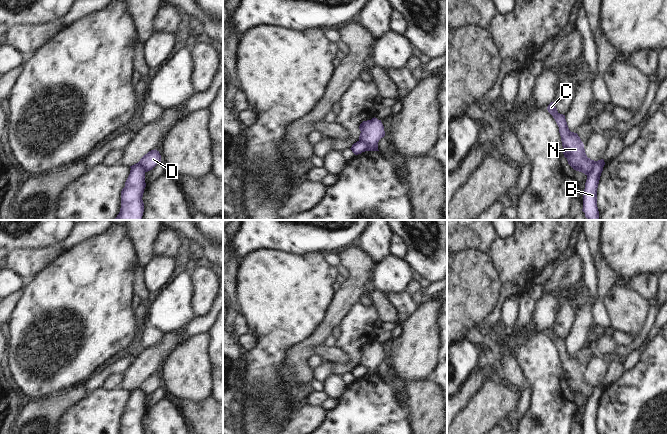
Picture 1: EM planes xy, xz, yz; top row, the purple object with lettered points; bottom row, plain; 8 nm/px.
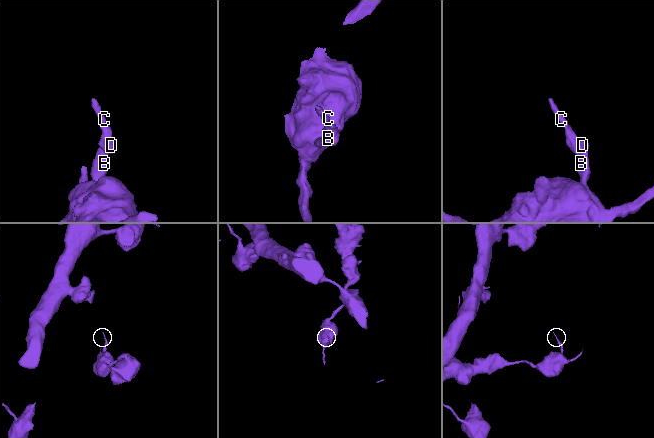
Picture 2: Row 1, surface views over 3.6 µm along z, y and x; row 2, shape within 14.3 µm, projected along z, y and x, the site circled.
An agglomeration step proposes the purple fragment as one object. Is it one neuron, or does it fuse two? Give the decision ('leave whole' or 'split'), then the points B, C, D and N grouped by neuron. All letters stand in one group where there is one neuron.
split; groups B / C D N

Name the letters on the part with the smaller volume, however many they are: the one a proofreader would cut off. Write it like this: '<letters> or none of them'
C, D, N

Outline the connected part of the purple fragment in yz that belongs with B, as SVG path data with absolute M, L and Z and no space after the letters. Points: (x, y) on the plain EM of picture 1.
M604 387L595 388L594 394L587 400L585 413L583 415L582 434L598 434L597 412L604 389Z

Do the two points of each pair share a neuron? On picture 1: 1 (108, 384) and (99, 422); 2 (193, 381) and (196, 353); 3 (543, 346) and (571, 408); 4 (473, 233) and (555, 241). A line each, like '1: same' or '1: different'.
1: different
2: same
3: same
4: same

